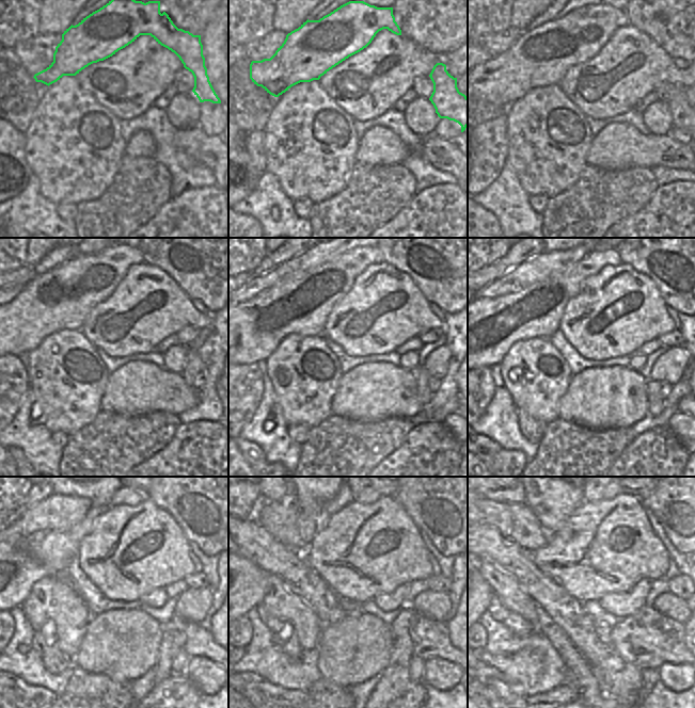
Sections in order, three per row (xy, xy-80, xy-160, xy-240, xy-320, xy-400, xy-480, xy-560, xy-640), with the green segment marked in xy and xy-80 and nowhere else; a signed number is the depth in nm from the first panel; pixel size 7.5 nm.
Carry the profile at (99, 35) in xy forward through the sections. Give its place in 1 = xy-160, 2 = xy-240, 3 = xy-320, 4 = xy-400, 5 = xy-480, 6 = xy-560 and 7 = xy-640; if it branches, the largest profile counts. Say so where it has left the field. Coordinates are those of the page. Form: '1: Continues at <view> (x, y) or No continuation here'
1: Continues at xy-160 (540, 57)
2: Continues at xy-240 (61, 299)
3: Continues at xy-320 (250, 332)
4: Continues at xy-400 (489, 326)
5: Continues at xy-480 (11, 573)
6: Continues at xy-560 (250, 581)
7: Continues at xy-640 (489, 594).

